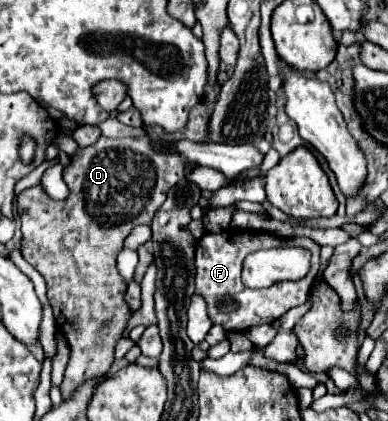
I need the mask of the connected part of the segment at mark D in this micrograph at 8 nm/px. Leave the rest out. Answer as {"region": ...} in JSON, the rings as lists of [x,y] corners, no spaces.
{"region":[[[102,136],[96,144],[78,148],[76,154],[70,156],[70,164],[64,168],[64,182],[70,190],[66,200],[52,200],[42,186],[28,188],[20,194],[18,216],[22,220],[24,236],[22,256],[44,276],[48,286],[48,300],[56,316],[56,326],[62,330],[70,346],[70,362],[64,374],[64,382],[60,386],[62,400],[70,400],[80,384],[106,374],[110,364],[114,362],[114,346],[132,316],[128,304],[124,302],[126,282],[116,270],[116,256],[122,250],[124,238],[132,232],[132,228],[140,224],[150,224],[168,190],[184,180],[184,166],[186,164],[178,154],[156,152],[150,146],[148,138]]]}

